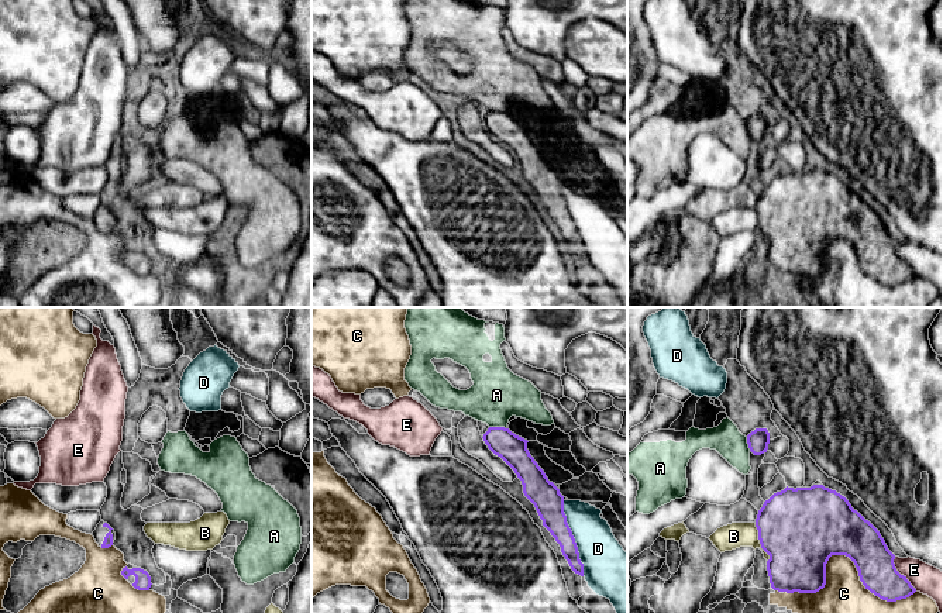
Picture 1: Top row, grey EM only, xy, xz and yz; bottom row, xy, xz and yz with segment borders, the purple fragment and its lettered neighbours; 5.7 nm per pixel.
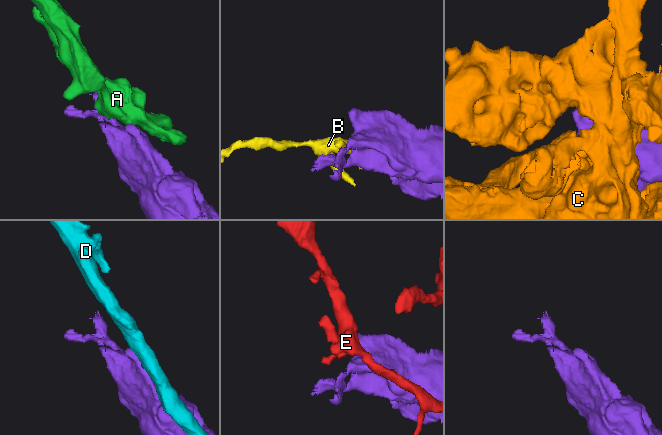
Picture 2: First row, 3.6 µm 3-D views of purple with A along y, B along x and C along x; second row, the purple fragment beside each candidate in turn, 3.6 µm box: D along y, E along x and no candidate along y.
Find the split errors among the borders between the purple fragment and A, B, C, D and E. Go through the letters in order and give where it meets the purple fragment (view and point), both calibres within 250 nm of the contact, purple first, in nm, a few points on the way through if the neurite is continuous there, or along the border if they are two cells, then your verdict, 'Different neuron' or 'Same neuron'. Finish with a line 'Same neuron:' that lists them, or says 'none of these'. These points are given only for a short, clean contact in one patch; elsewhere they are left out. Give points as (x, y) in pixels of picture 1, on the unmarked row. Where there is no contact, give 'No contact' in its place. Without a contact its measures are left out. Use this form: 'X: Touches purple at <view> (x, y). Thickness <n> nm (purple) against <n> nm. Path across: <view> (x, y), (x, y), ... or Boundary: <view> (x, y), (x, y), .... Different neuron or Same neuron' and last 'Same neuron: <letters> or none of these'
A: Touches purple at xz (498, 112). Thickness 160 nm (purple) against 300 nm. Path across: xz (512, 133), (498, 119), (498, 112), (496, 79). Same neuron
B: Touches purple at yz (760, 227). Thickness 460 nm (purple) against 150 nm. Boundary: yz (754, 207), (759, 216), (760, 231), (768, 240), (767, 245). Different neuron
C: Touches purple at yz (845, 238). Thickness 420 nm (purple) against 260 nm. Different neuron
D: Touches purple at xz (574, 223). Thickness 160 nm (purple) against 280 nm. Different neuron
E: Touches purple at yz (900, 258). Thickness 220 nm (purple) against 170 nm. Different neuron
Same neuron: A

